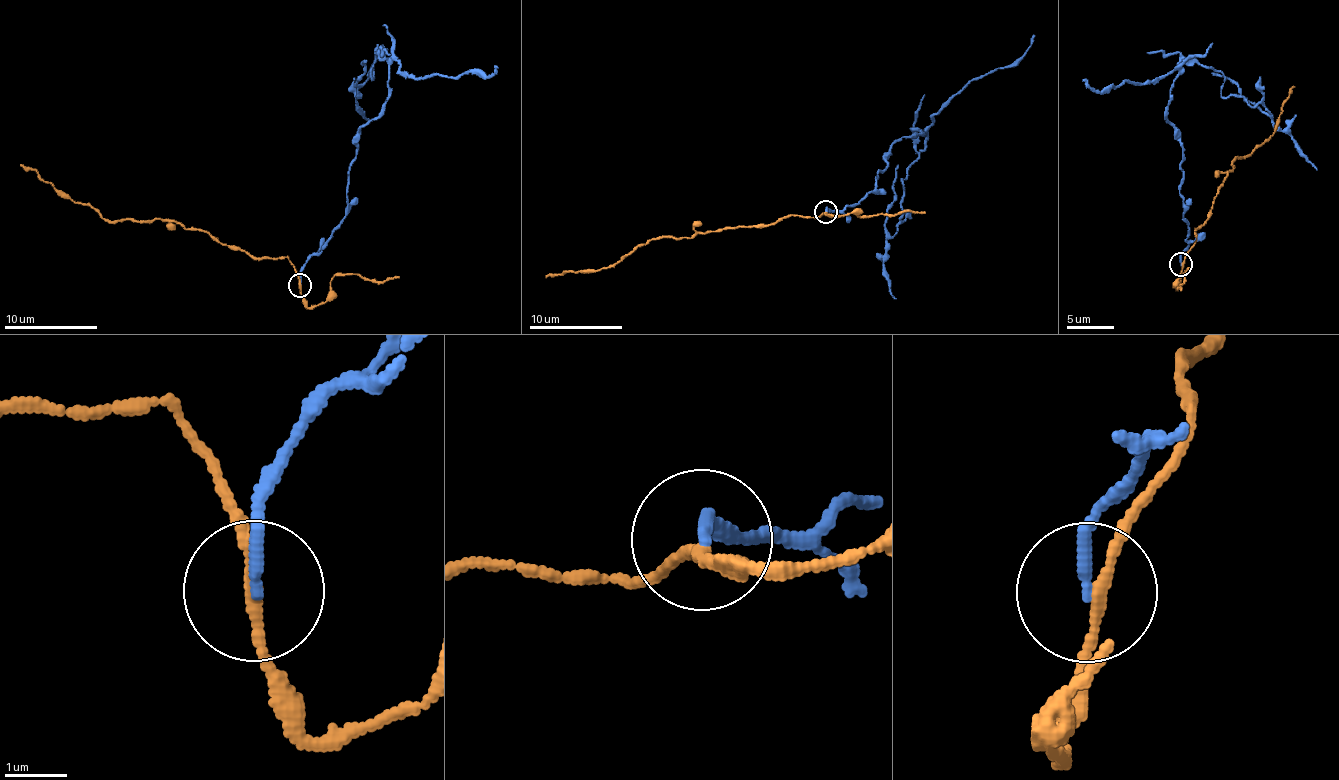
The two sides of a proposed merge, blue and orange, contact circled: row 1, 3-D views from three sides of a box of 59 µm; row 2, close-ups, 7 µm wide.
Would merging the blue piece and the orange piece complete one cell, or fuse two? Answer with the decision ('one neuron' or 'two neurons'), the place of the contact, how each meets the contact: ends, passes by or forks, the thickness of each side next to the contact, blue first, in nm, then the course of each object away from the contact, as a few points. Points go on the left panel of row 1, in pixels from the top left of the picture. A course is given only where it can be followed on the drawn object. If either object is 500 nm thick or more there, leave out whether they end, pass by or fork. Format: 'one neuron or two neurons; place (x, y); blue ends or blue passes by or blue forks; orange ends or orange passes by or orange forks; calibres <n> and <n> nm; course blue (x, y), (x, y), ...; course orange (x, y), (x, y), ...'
two neurons; place (300, 285); blue ends; orange passes by; calibres 190 and 180 nm; course blue (300, 285), (345, 216), (356, 132), (389, 95), (385, 49), (356, 85), (367, 61); course orange (300, 284), (287, 257), (252, 257), (173, 220), (111, 222), (88, 205), (62, 198), (21, 165)

